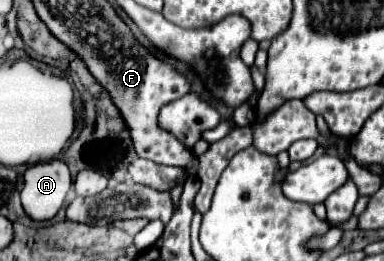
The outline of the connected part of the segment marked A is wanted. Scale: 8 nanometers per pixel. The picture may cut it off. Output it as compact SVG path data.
M61 159L29 167L25 171L25 185L21 191L25 213L35 221L47 221L55 217L63 207L71 185L73 179L69 167Z

